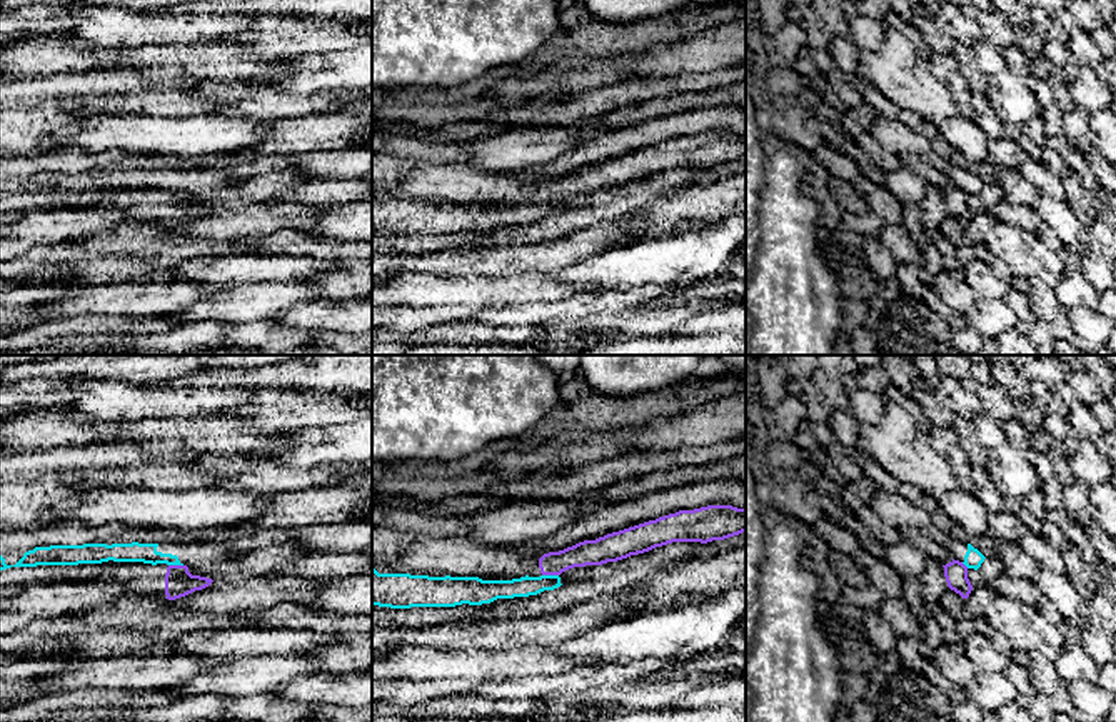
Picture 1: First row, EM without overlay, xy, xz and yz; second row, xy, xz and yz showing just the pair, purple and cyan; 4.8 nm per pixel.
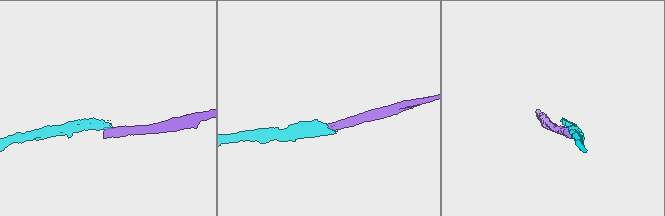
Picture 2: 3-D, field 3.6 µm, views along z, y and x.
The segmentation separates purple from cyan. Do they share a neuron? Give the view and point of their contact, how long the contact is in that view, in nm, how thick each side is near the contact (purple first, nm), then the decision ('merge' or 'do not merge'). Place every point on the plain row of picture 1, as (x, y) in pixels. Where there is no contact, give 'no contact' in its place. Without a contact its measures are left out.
meets purple in xz at (551, 200); contact 80 nm long; 130 nm thick on the purple side, 100 nm on the other; do not merge

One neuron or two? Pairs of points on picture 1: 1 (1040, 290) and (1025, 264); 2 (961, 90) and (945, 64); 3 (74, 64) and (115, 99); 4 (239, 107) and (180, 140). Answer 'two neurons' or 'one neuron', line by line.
1: two neurons
2: one neuron
3: two neurons
4: two neurons

